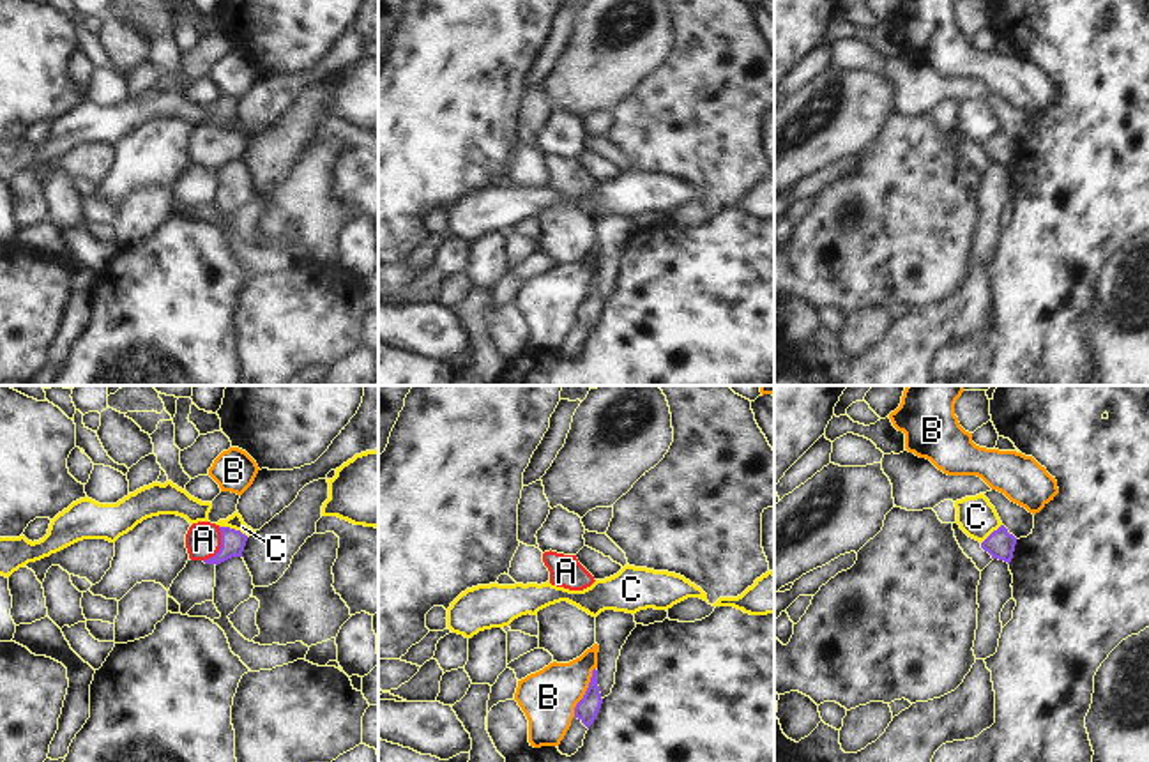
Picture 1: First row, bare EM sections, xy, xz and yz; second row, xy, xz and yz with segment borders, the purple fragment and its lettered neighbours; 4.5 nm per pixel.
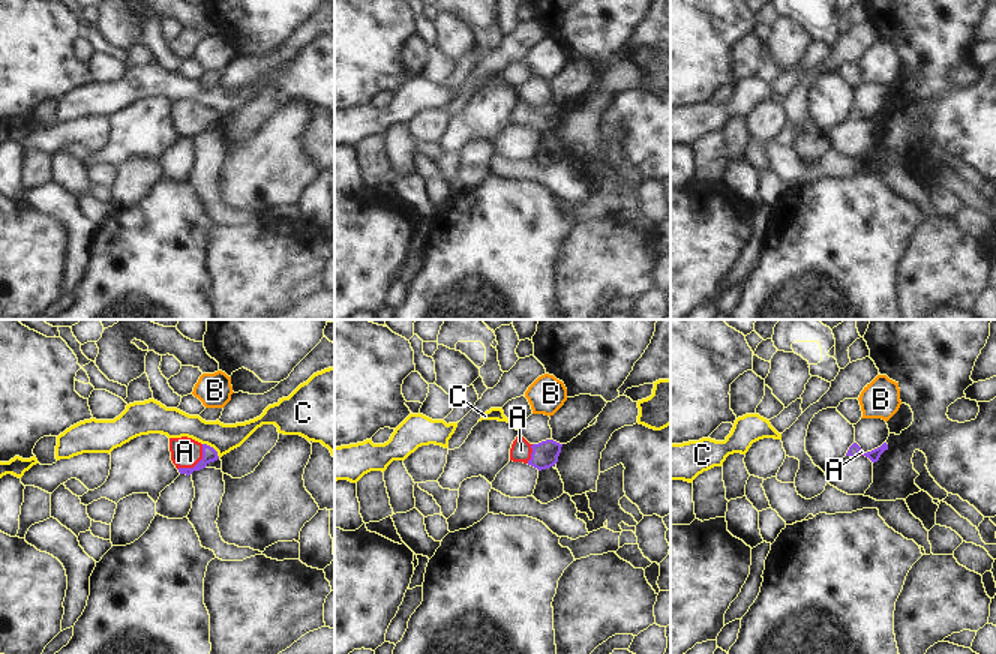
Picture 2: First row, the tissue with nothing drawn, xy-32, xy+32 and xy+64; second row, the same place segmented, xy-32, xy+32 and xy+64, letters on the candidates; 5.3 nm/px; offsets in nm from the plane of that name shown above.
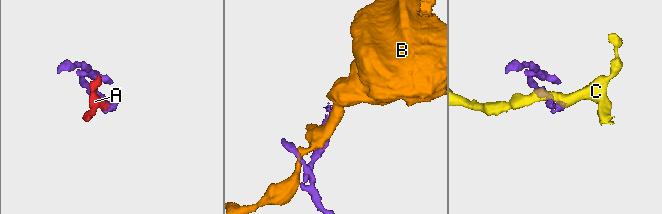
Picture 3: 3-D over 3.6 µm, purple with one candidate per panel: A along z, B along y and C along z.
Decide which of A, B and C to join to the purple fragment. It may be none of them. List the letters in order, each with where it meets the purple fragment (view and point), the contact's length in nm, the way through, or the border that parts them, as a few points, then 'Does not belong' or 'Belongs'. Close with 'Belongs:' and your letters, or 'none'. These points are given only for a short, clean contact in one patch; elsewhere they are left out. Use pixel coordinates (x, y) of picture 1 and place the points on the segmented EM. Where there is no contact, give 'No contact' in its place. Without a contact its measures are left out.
A: Touches purple at xy (221, 547). Shared border 180 nm. Path across: xy (232, 541), (221, 547), (204, 540). Belongs
B: Touches purple at xz (585, 692). Shared border 260 nm. Boundary: xz (594, 667), (589, 686), (577, 704), (573, 716). Does not belong
C: Touches purple at xy (234, 529). Shared border 140 nm. Boundary: xy (220, 525), (239, 529), (248, 536). Does not belong
Belongs: A

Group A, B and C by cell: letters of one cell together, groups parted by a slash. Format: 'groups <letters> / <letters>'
groups A / B / C

